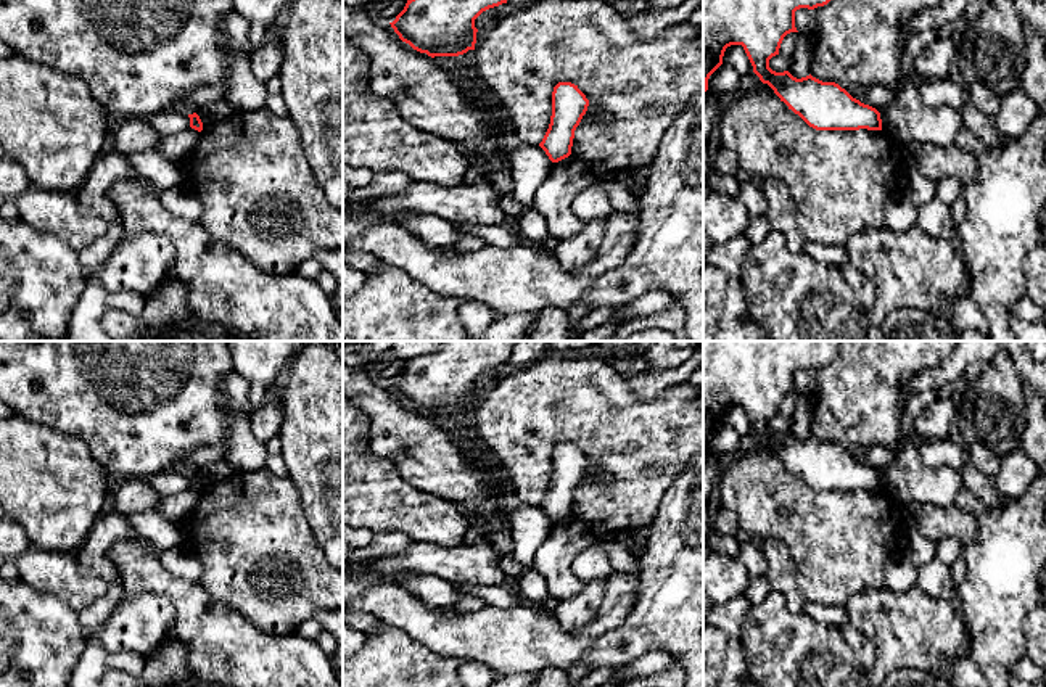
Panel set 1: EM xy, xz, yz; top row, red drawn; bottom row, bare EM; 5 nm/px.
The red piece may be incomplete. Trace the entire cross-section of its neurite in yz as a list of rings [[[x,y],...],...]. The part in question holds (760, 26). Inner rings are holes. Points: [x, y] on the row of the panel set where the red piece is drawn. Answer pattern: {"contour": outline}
{"contour": [[[703,0],[703,95],[710,76],[723,64],[727,47],[742,45],[753,72],[789,109],[816,130],[882,130],[880,113],[853,98],[835,82],[811,74],[801,79],[776,72],[769,60],[784,37],[798,32],[795,11],[814,10],[830,0]]]}

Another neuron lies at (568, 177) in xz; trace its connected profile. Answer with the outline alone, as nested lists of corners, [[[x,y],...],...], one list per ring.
[[[568,156],[552,164],[550,174],[534,193],[533,209],[539,212],[549,227],[549,235],[554,241],[568,240],[586,225],[571,209],[573,200],[587,187],[597,183],[597,177],[589,166],[574,156]]]

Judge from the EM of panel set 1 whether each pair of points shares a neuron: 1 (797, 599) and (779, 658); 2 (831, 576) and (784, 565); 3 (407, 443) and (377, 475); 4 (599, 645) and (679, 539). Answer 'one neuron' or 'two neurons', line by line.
1: two neurons
2: two neurons
3: two neurons
4: one neuron

